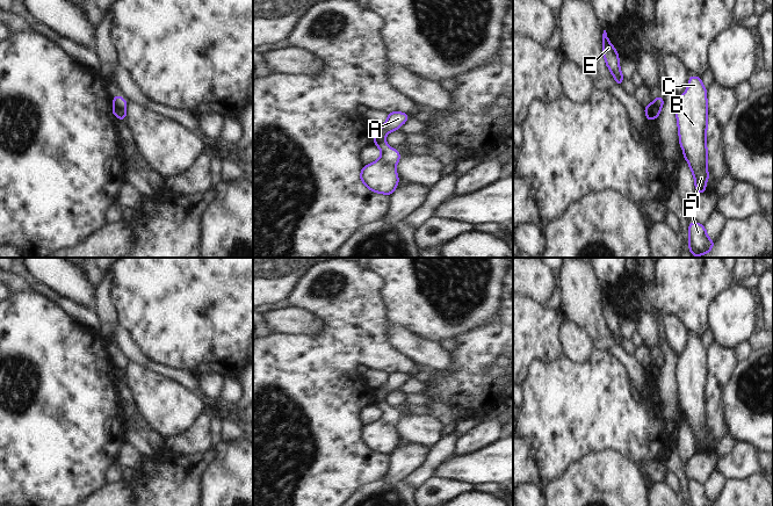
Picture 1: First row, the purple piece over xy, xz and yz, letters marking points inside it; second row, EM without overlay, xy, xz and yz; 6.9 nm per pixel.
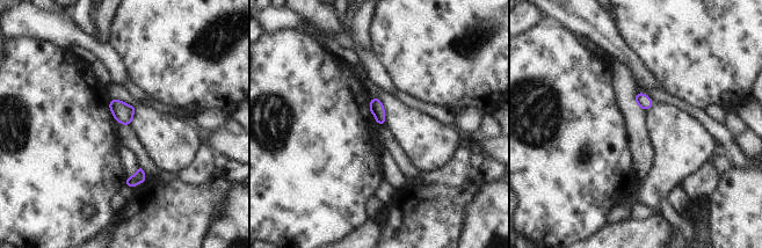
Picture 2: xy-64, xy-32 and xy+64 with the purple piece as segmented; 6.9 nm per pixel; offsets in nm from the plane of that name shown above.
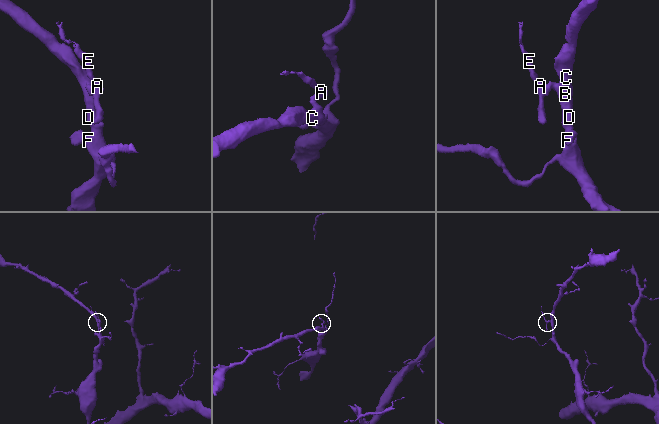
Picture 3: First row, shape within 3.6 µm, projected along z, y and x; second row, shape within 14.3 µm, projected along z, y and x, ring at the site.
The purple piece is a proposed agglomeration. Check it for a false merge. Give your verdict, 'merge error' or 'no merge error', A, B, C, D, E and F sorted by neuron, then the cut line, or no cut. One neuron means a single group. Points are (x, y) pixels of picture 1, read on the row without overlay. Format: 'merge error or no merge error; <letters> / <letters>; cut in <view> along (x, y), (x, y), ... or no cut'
merge error; A E / B C D F; cut in xy along (114, 366), (124, 369)

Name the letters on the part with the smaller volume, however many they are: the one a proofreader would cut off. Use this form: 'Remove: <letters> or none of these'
Remove: A, E

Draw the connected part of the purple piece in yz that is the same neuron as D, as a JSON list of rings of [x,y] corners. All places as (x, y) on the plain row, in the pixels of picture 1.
[[[691,335],[686,352],[679,356],[676,364],[676,375],[679,390],[679,403],[684,418],[688,421],[695,441],[695,450],[706,453],[706,442],[709,439],[707,429],[707,349],[702,340]]]

